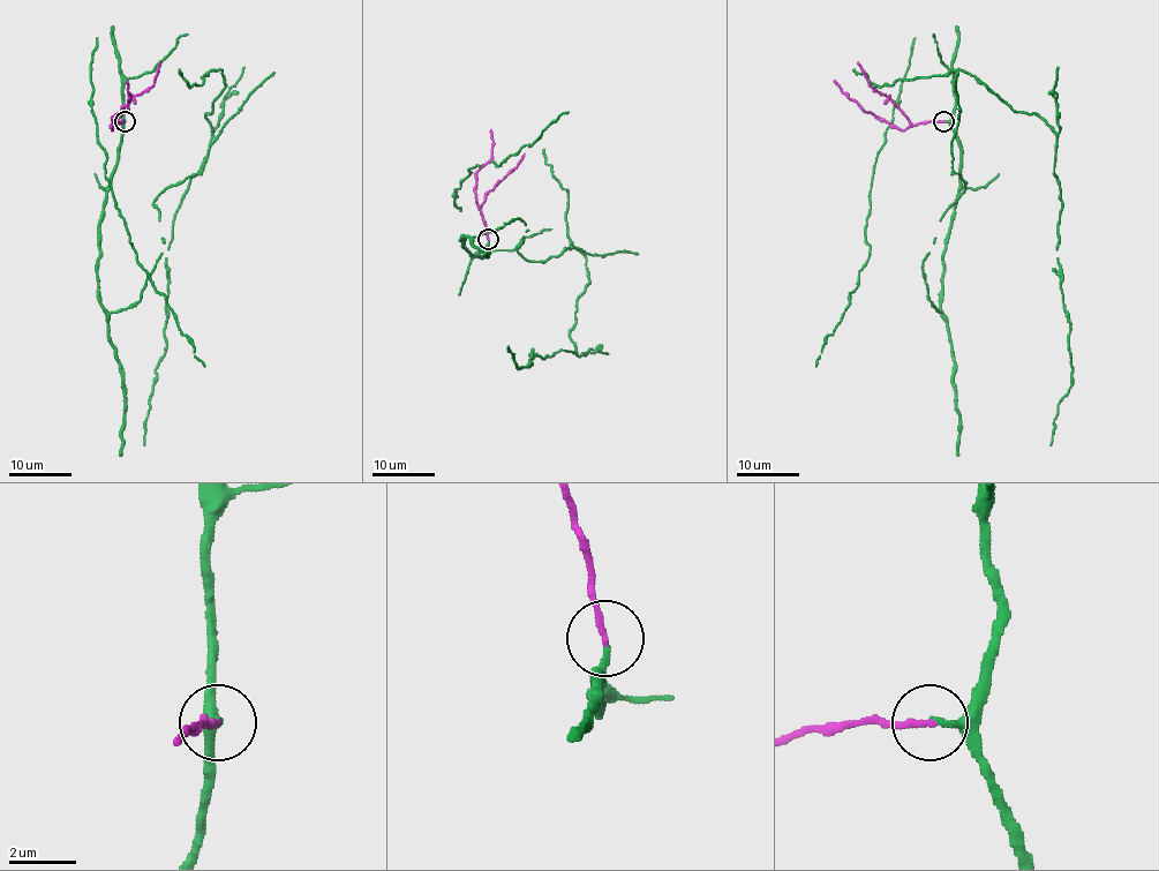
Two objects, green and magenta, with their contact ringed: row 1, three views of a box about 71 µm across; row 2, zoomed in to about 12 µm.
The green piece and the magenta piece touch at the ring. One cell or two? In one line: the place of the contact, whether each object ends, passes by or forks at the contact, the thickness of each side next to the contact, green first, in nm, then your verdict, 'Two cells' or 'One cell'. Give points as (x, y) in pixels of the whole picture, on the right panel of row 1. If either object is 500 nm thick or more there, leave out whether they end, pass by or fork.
Place: (943, 121). At the ring green ends. At the ring magenta ends. Thickness 160 nm (green) against 190 nm. One cell

